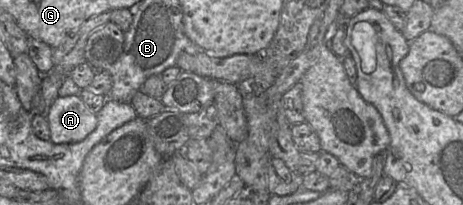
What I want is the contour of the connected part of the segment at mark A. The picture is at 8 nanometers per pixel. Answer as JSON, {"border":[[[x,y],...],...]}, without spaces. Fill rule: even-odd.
{"border":[[[79,95],[59,96],[51,105],[47,119],[50,128],[50,140],[55,144],[81,142],[97,127],[97,114],[94,114],[84,104]]]}

